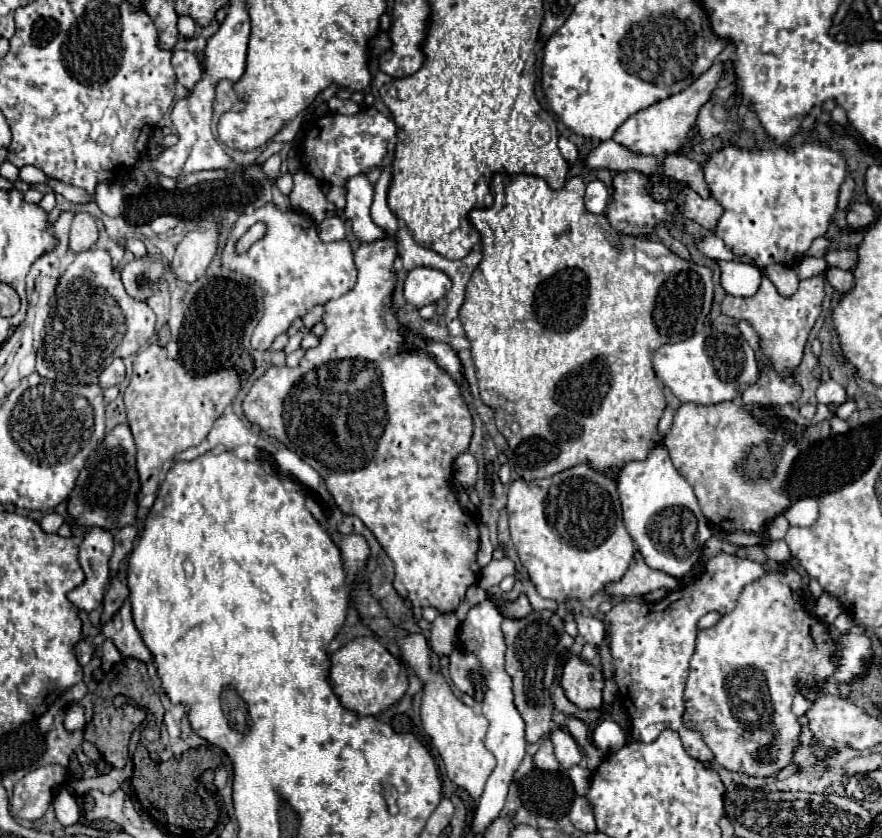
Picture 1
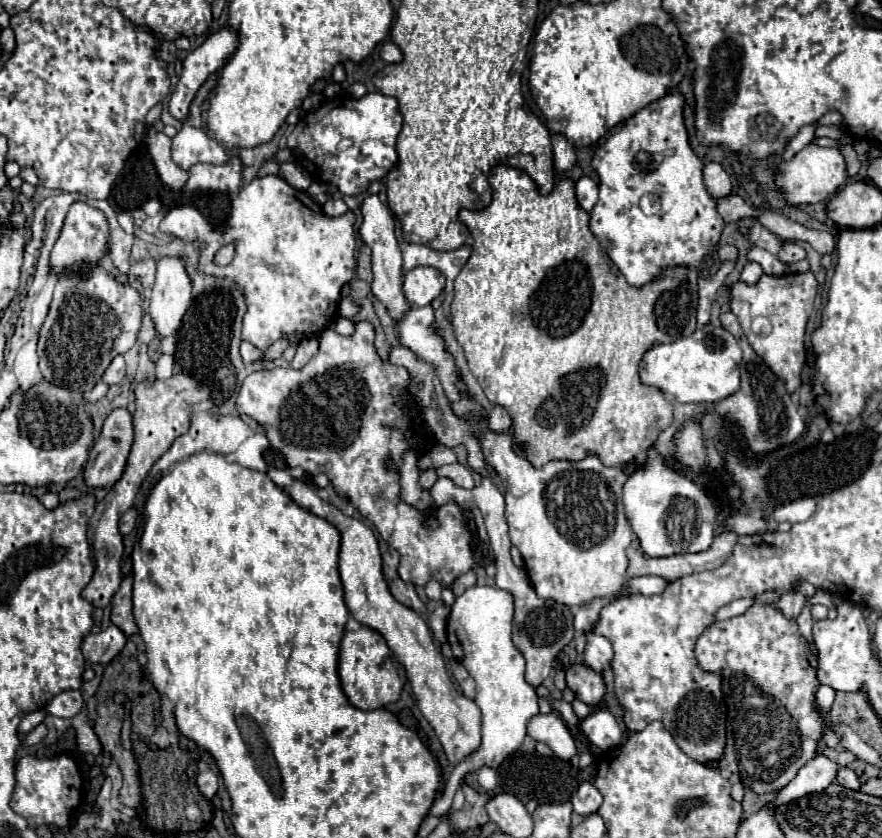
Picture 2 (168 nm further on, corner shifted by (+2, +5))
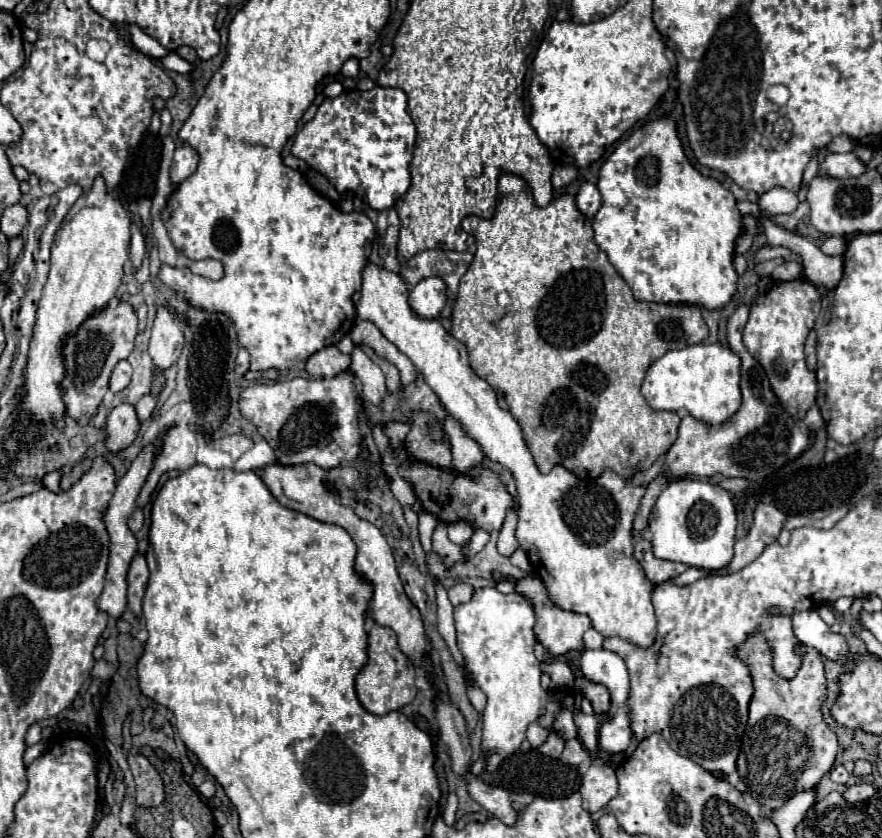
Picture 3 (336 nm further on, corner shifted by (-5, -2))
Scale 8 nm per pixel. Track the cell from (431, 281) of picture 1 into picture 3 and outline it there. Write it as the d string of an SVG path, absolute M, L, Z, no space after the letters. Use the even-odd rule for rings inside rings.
M428 277L418 283L408 297L410 309L422 319L438 319L446 303L446 283L438 277Z

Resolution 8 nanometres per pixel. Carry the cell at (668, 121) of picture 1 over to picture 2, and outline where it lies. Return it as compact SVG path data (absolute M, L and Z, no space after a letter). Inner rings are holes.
M671 92L663 96L663 100L649 104L627 118L593 158L593 166L599 176L599 202L591 210L591 232L633 286L647 284L671 264L687 264L691 268L705 266L705 262L711 262L709 250L715 248L725 226L723 218L717 214L715 200L703 186L703 162L691 150L683 122L683 106L685 98L681 92Z

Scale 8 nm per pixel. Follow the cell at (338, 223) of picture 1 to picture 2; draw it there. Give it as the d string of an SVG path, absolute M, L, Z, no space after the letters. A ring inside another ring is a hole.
M333 198L323 206L323 212L325 212L327 216L331 216L331 218L343 216L347 210L349 210L349 208L347 208L347 204L345 204L343 200L333 200Z

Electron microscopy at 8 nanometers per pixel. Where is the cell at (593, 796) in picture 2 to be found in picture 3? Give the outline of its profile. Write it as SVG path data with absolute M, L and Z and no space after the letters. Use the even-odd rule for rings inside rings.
M590 765L580 783L582 807L588 813L596 813L608 805L618 793L618 779L610 765Z

